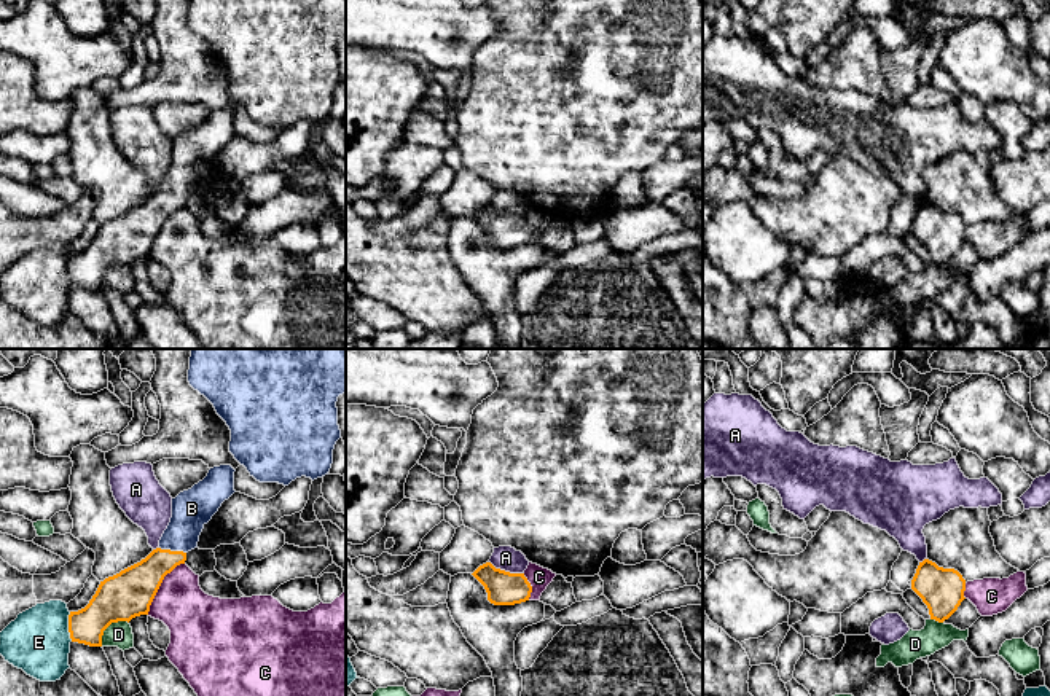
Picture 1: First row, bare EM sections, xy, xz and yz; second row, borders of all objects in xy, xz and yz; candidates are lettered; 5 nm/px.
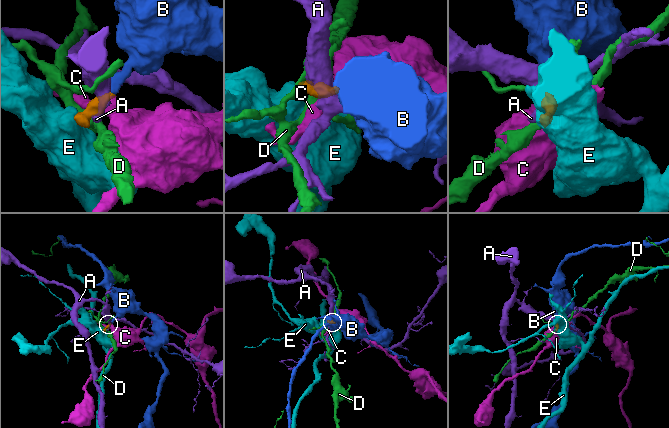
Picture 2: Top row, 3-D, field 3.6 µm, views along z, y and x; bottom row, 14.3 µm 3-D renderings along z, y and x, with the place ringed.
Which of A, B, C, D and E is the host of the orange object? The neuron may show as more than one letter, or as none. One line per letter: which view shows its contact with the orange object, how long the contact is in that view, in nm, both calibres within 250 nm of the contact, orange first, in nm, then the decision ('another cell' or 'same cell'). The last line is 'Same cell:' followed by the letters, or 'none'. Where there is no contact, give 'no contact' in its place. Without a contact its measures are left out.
A: meets orange in xz; contact 190 nm long; 170 nm thick on the orange side, 130 nm on the other; another cell
B: meets orange in xy; contact 140 nm long; 200 nm thick on the orange side, 200 nm on the other; same cell
C: meets orange in xy; contact 320 nm long; 240 nm thick on the orange side, 280 nm on the other; another cell
D: meets orange in xy; contact 190 nm long; 240 nm thick on the orange side, 130 nm on the other; another cell
E: meets orange in xy; contact 150 nm long; 200 nm thick on the orange side, 320 nm on the other; another cell
Same cell: B

